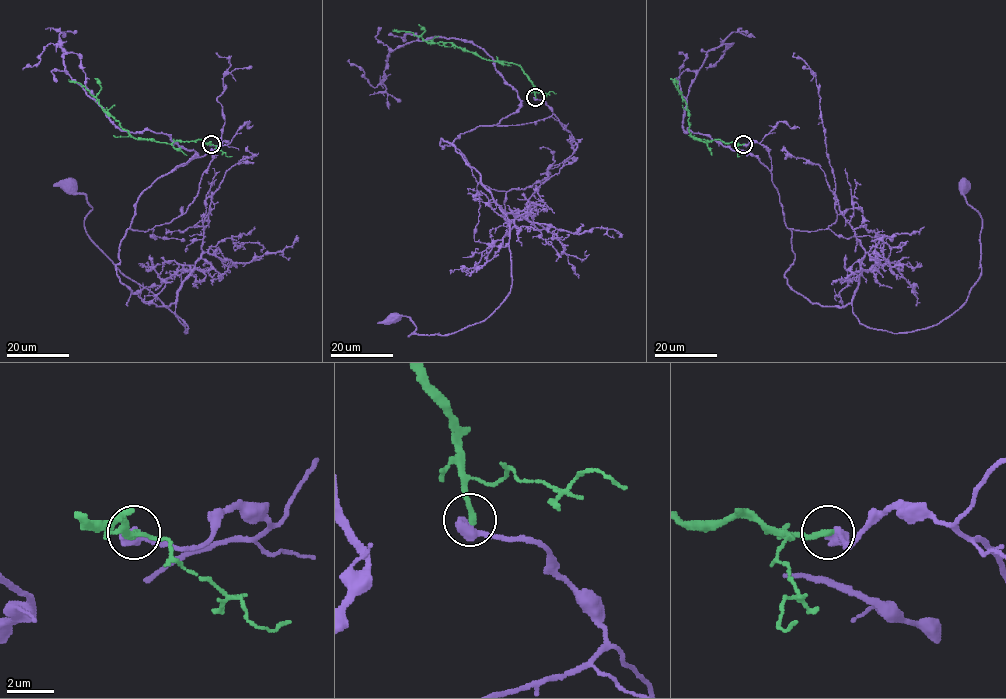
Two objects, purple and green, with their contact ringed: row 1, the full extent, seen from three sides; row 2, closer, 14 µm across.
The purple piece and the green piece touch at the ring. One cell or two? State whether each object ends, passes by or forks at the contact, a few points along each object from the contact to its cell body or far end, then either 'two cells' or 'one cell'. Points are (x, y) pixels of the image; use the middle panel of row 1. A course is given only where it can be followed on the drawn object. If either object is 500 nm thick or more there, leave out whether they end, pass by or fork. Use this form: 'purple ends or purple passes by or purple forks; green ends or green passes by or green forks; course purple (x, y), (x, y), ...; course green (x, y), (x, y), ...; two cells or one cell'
course purple (535, 97), (550, 116), (440, 140), (509, 221), (505, 300), (444, 335), (408, 336), (416, 326), (394, 317); course green (535, 97), (532, 82), (518, 65), (481, 58), (450, 42), (428, 43), (411, 32), (393, 30); two cells

